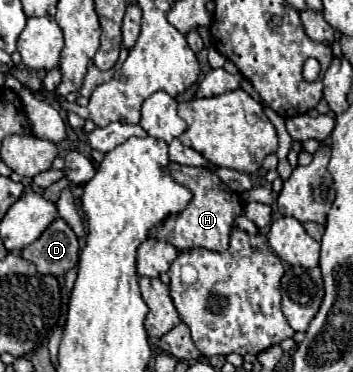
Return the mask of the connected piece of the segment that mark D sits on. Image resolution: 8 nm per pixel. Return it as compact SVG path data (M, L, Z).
M54 219L48 229L22 249L22 257L32 261L38 273L62 279L78 263L78 237L64 219Z

